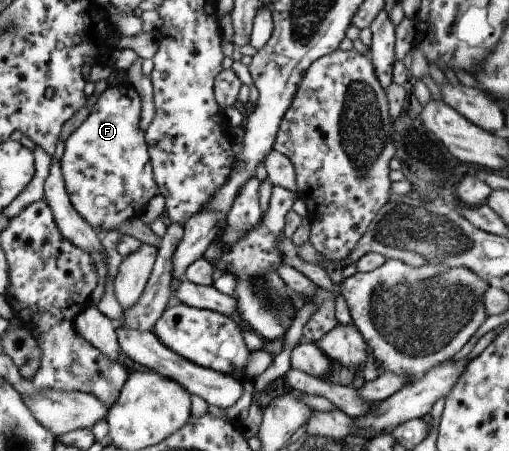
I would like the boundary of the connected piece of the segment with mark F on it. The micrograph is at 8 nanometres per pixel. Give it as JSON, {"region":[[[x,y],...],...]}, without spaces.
{"region":[[[127,82],[107,85],[88,116],[63,142],[59,165],[74,210],[94,229],[108,231],[129,218],[140,219],[147,202],[158,194],[140,129],[140,97]]]}

